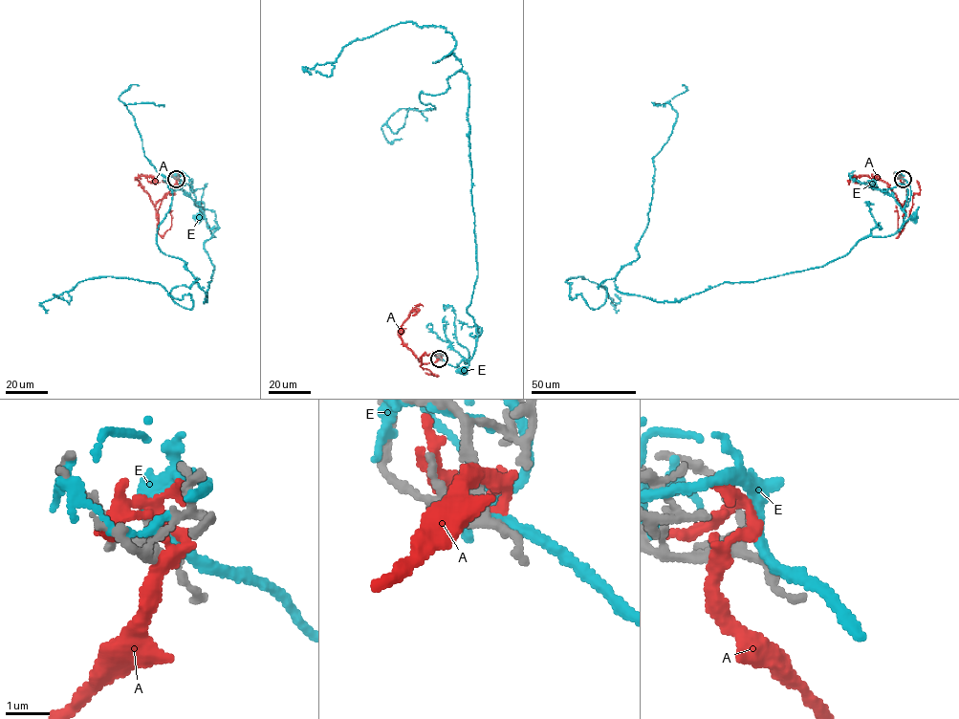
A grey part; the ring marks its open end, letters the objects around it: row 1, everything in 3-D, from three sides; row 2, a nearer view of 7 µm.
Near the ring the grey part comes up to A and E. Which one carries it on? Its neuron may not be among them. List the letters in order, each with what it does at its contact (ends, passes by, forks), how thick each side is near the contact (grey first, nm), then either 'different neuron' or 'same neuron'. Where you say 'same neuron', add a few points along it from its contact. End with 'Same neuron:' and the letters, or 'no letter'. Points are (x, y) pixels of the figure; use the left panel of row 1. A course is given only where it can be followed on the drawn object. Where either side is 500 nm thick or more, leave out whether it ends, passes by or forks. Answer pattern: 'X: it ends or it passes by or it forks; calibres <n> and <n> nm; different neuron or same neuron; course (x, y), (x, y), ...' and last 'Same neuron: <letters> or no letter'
A: it forks; calibres 220 and 220 nm; different neuron
E: it passes by; calibres 260 and 240 nm; different neuron
Same neuron: no letter

